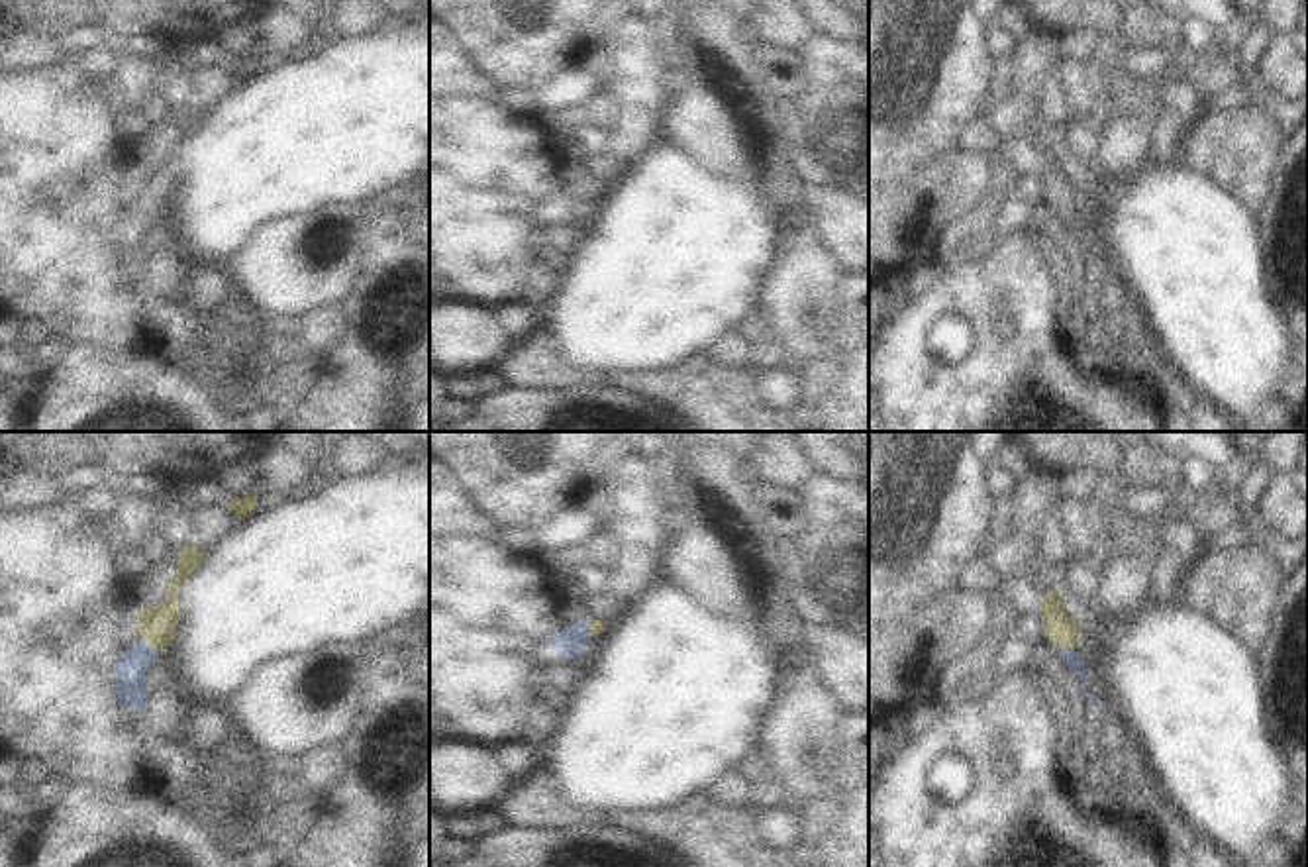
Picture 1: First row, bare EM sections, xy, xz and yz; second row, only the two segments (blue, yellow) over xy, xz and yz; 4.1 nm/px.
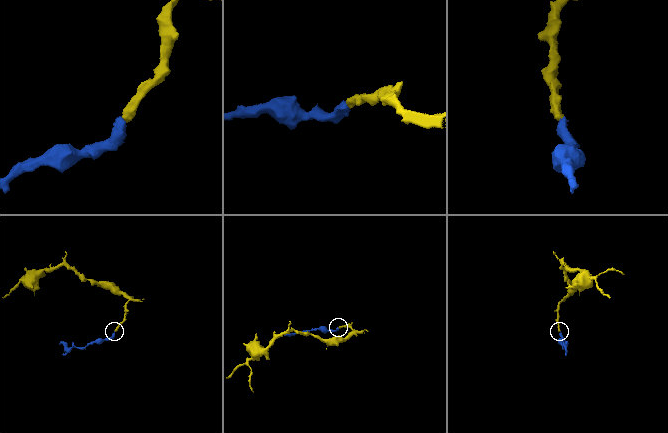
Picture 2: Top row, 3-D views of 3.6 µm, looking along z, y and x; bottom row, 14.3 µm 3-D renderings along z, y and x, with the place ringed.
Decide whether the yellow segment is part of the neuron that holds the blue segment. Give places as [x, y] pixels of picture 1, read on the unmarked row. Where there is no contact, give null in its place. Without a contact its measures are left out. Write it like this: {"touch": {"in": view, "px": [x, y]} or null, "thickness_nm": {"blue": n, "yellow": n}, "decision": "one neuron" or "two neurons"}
{"touch": {"in": "xz", "px": [589, 191]}, "thickness_nm": {"blue": 120, "yellow": 60}, "decision": "one neuron"}

